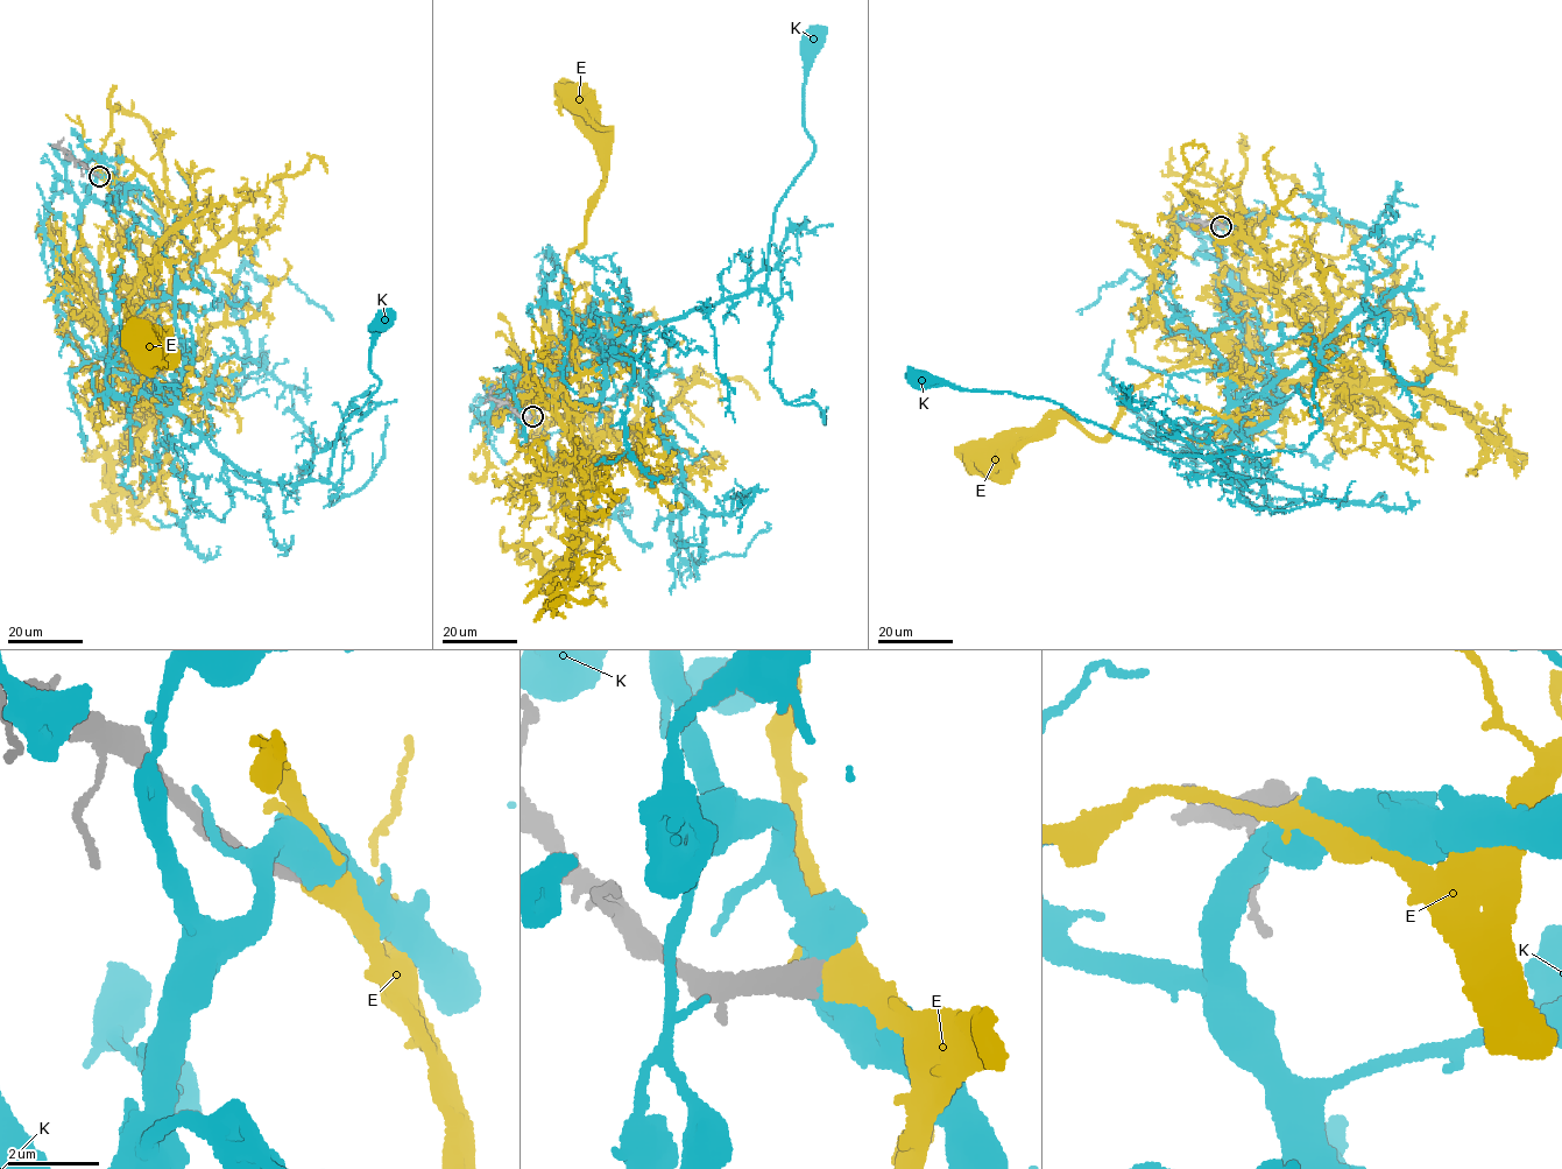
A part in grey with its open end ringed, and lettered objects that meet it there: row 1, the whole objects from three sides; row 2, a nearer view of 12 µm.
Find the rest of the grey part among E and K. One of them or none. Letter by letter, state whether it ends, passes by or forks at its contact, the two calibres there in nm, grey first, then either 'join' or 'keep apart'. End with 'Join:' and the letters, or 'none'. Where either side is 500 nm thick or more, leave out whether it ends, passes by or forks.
E: it passes by | 300/460 nm | join
K: 320/550 nm | keep apart
Join: E

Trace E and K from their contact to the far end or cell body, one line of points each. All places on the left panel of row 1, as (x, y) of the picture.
E: (99, 176), (158, 286), (133, 368), (142, 324), (125, 310), (152, 365), (171, 335), (140, 339)
K: (99, 175), (79, 234), (103, 311), (167, 412), (241, 470), (326, 478), (339, 429), (379, 385), (377, 321)

